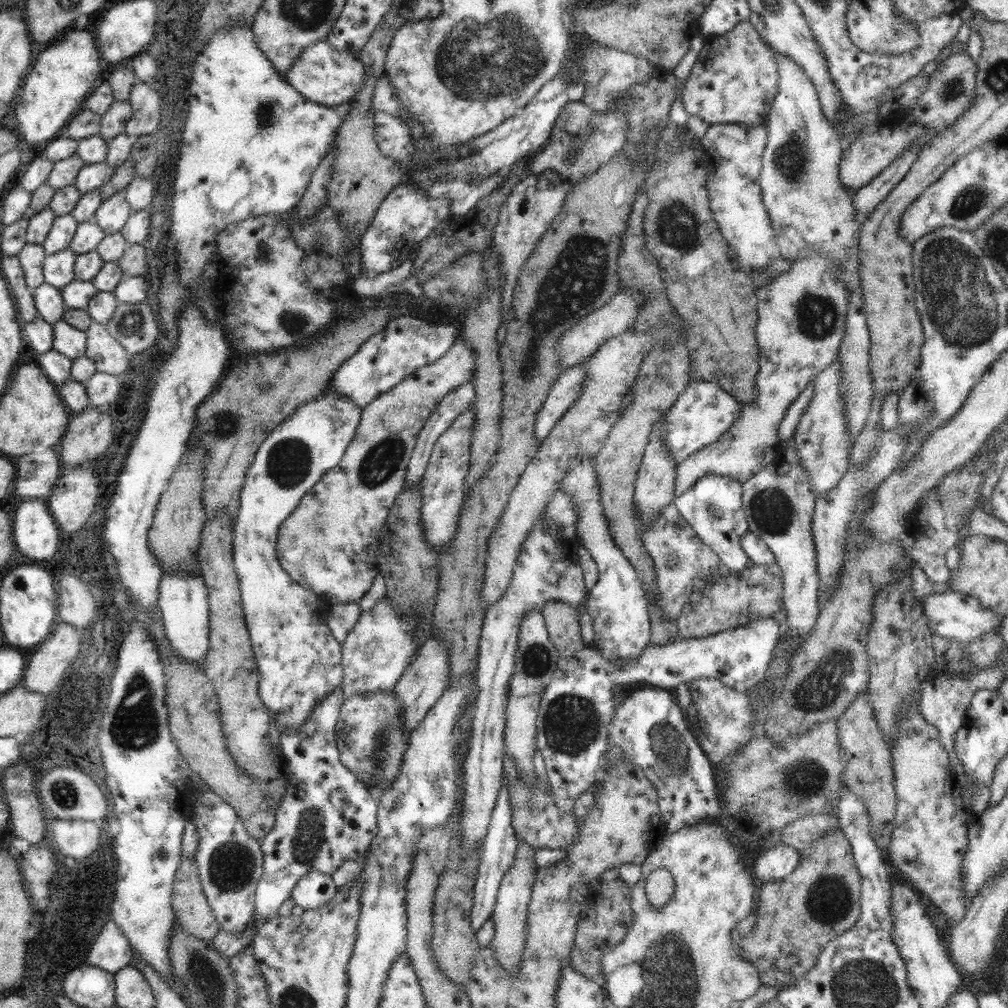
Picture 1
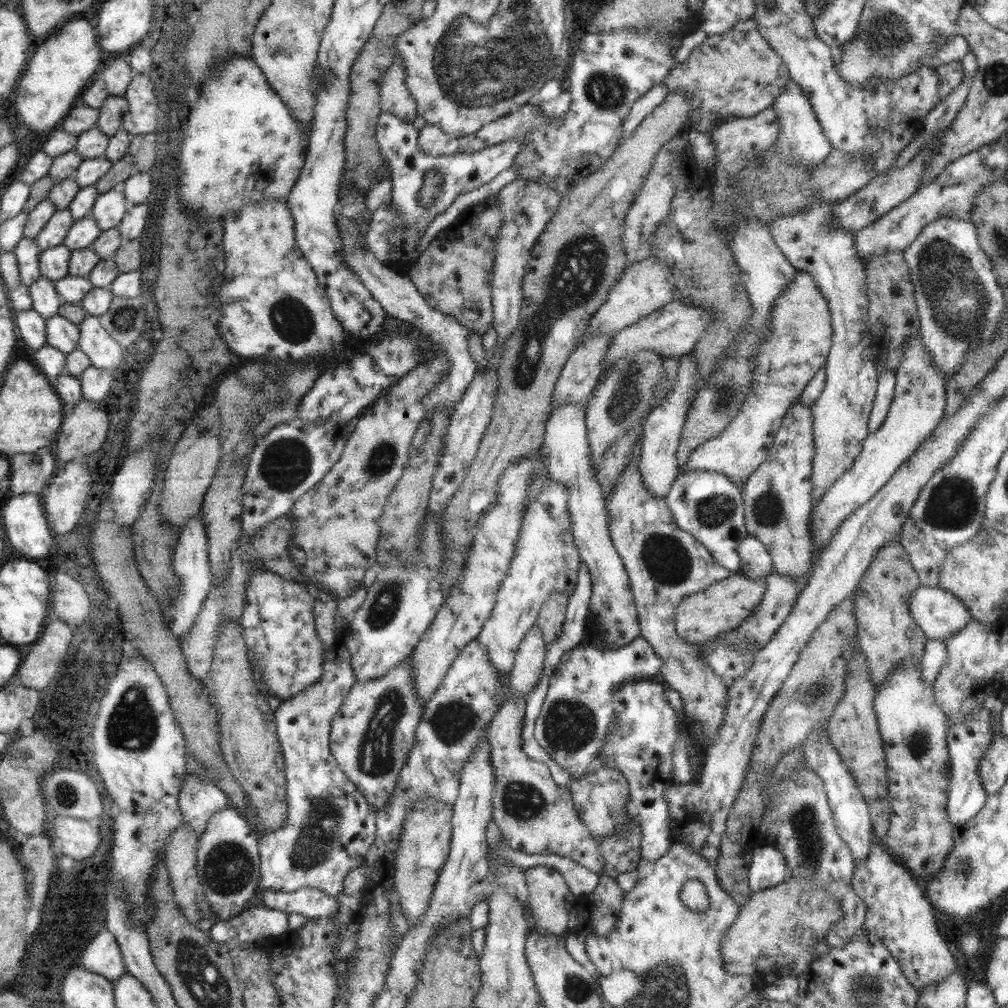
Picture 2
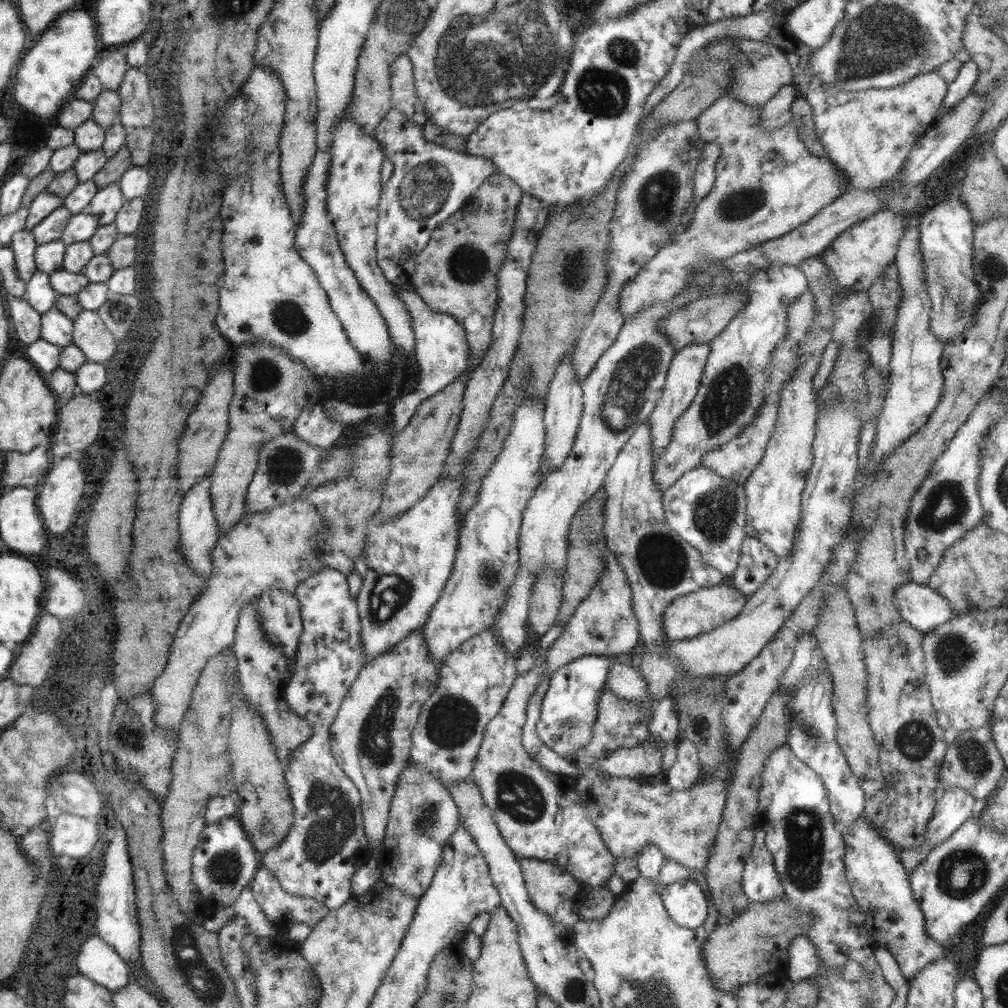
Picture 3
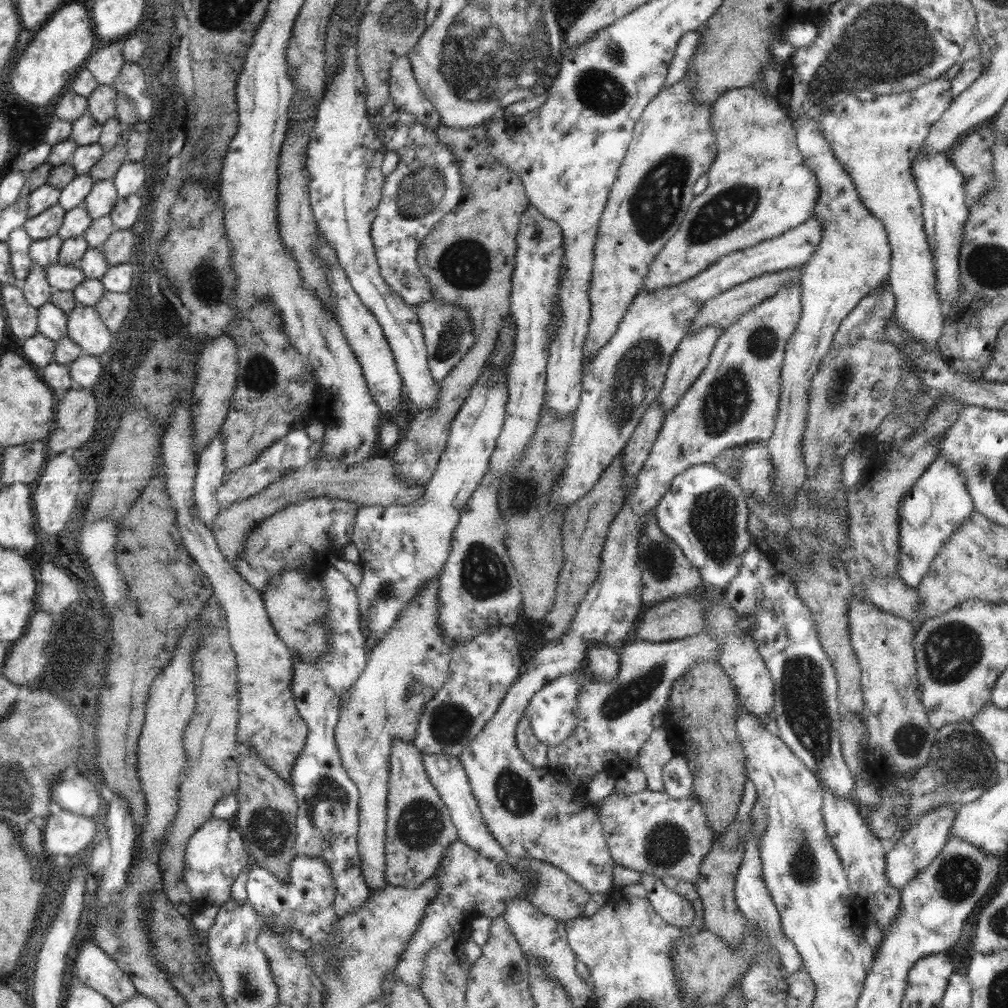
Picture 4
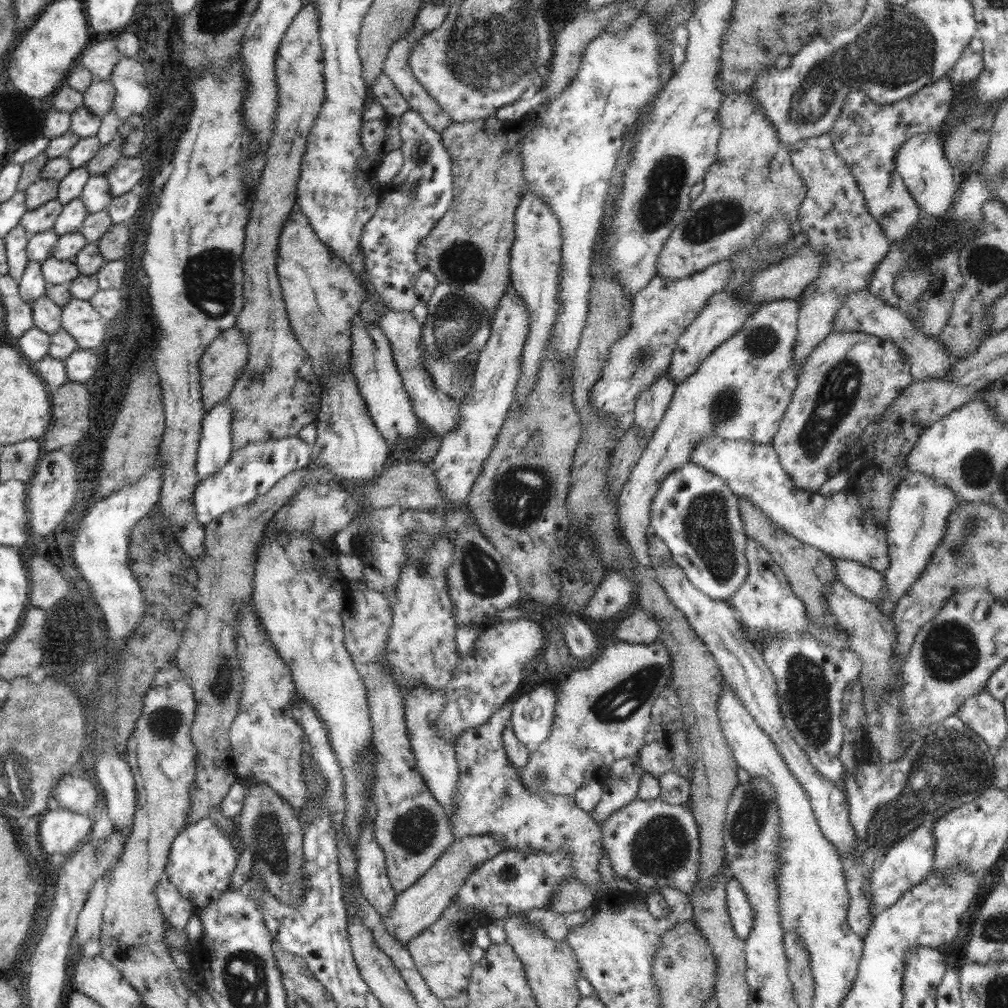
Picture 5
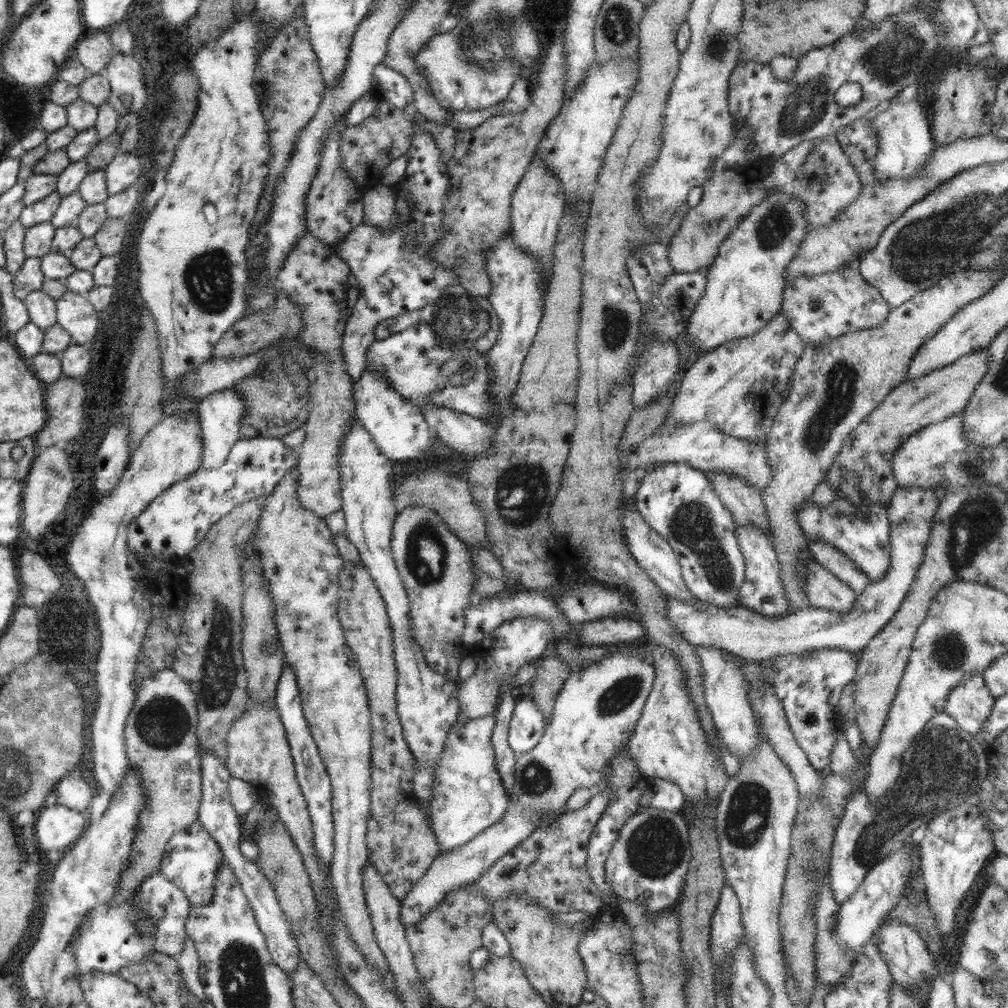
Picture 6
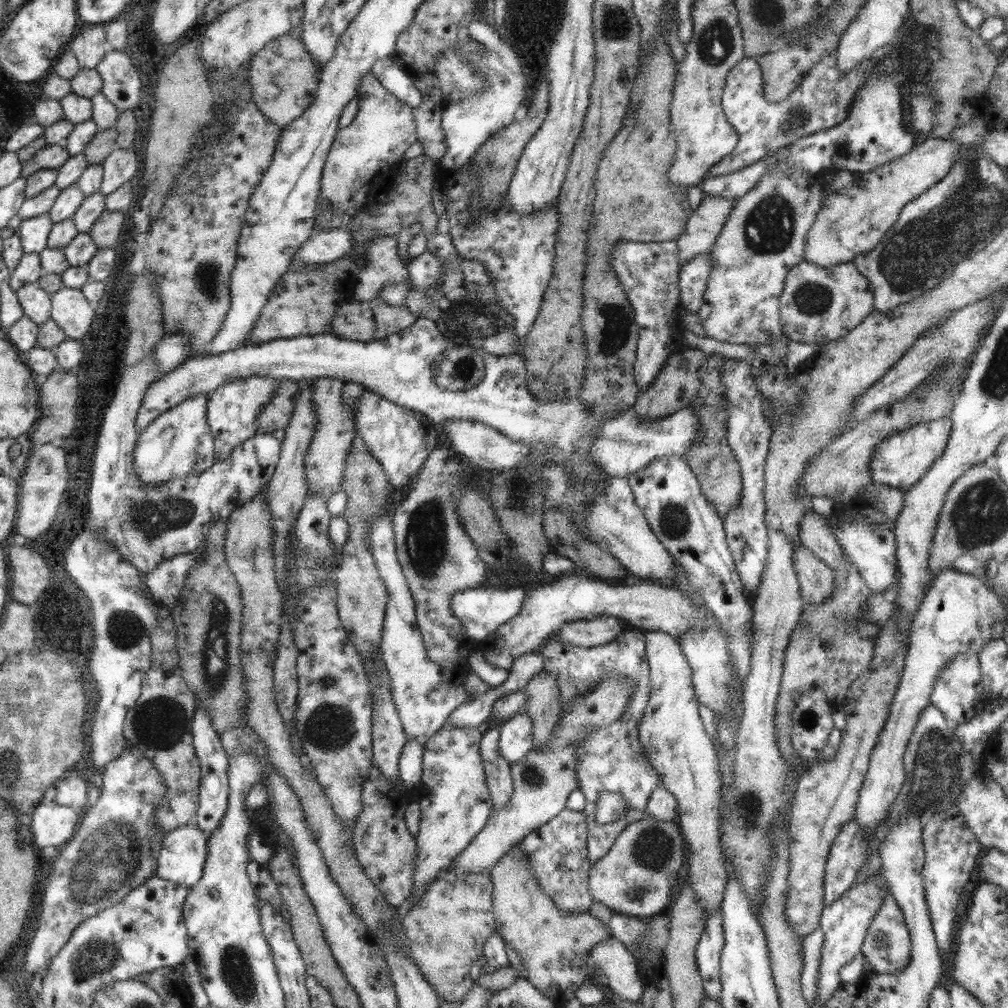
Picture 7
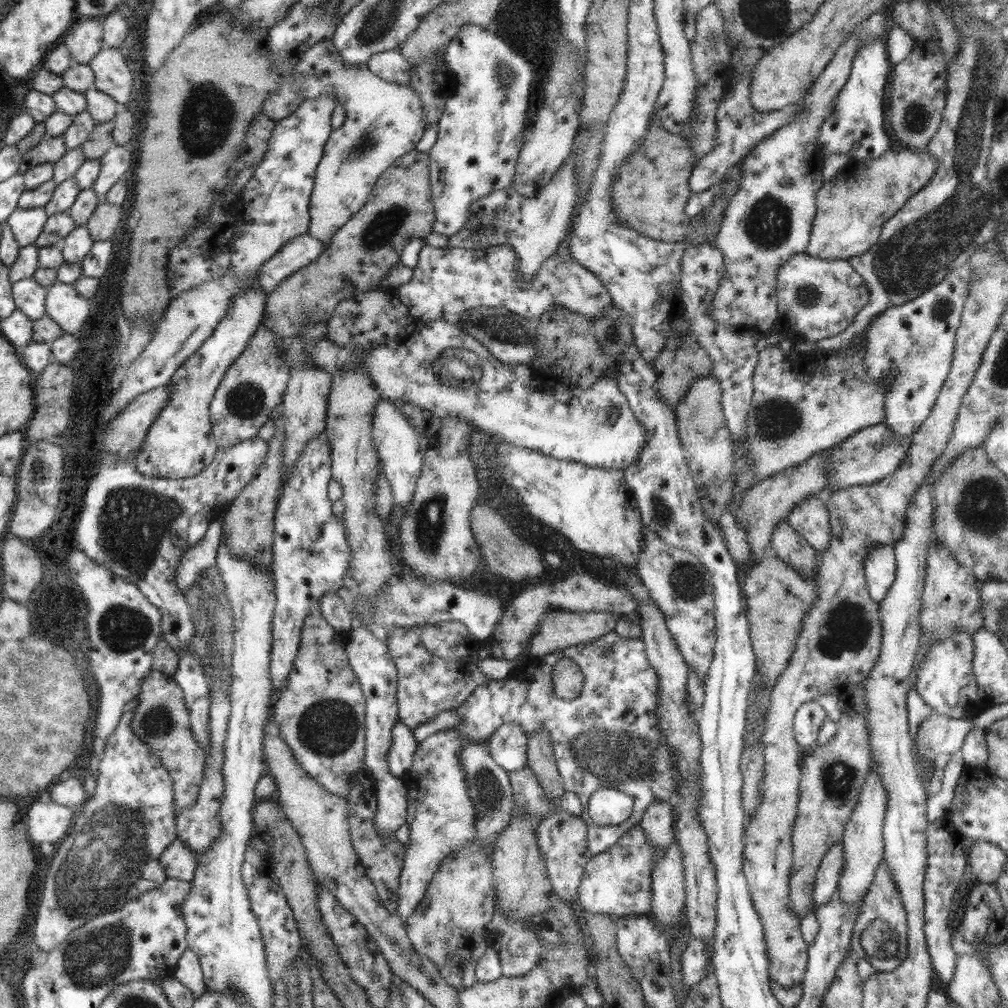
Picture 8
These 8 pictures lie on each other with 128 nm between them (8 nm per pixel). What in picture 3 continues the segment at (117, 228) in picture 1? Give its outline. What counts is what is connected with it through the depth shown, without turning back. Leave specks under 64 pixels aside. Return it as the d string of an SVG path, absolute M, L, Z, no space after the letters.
M118 182L107 184L97 190L87 211L97 218L100 225L112 224L125 200Z

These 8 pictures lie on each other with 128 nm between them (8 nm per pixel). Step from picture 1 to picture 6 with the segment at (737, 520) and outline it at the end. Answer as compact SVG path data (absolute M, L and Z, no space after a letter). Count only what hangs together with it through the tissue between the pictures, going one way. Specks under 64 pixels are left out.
M663 463L645 474L636 492L635 510L642 516L644 522L656 531L672 548L681 565L681 575L688 590L699 600L709 602L718 608L734 608L739 606L738 593L745 579L744 555L740 553L735 531L737 525L732 514L720 501L714 492L712 483L708 481L704 471L698 470L686 463Z

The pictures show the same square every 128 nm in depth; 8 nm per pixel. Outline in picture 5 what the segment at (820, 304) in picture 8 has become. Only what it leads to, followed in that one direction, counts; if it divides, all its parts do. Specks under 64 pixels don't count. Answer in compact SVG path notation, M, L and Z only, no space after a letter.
M868 288L847 294L833 320L834 333L856 331L873 334L899 346L904 360L910 365L913 380L924 380L925 378L947 379L951 373L952 365L956 361L946 351L946 347L938 342L937 338L926 336L898 307L887 305L884 301L876 298L876 295L872 294Z

